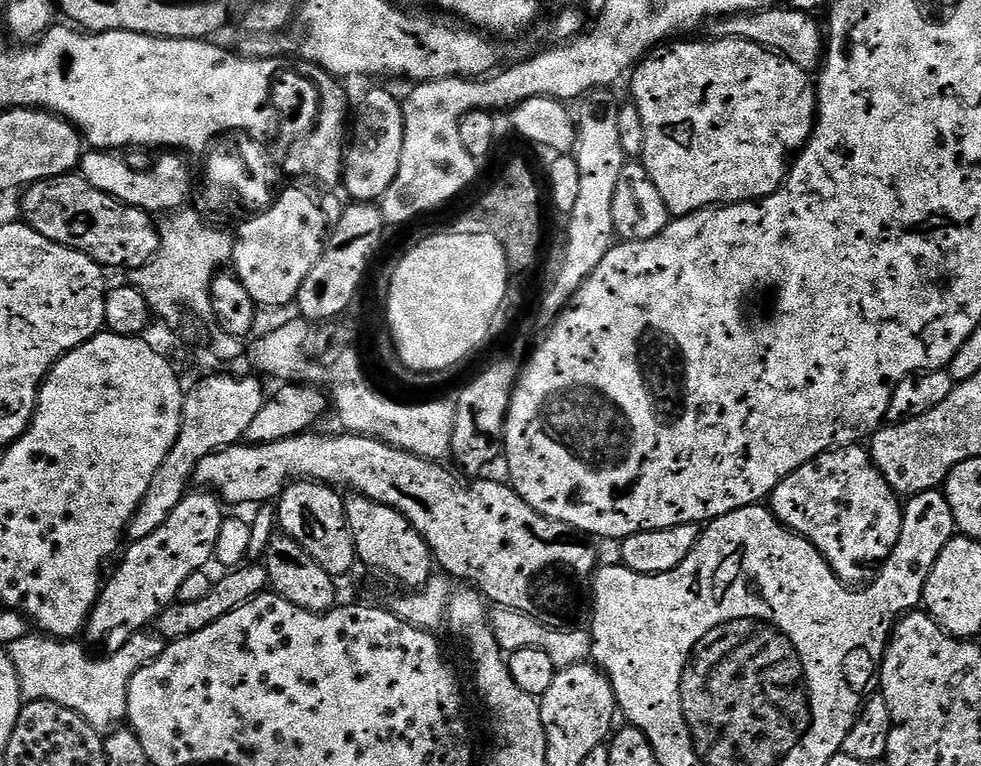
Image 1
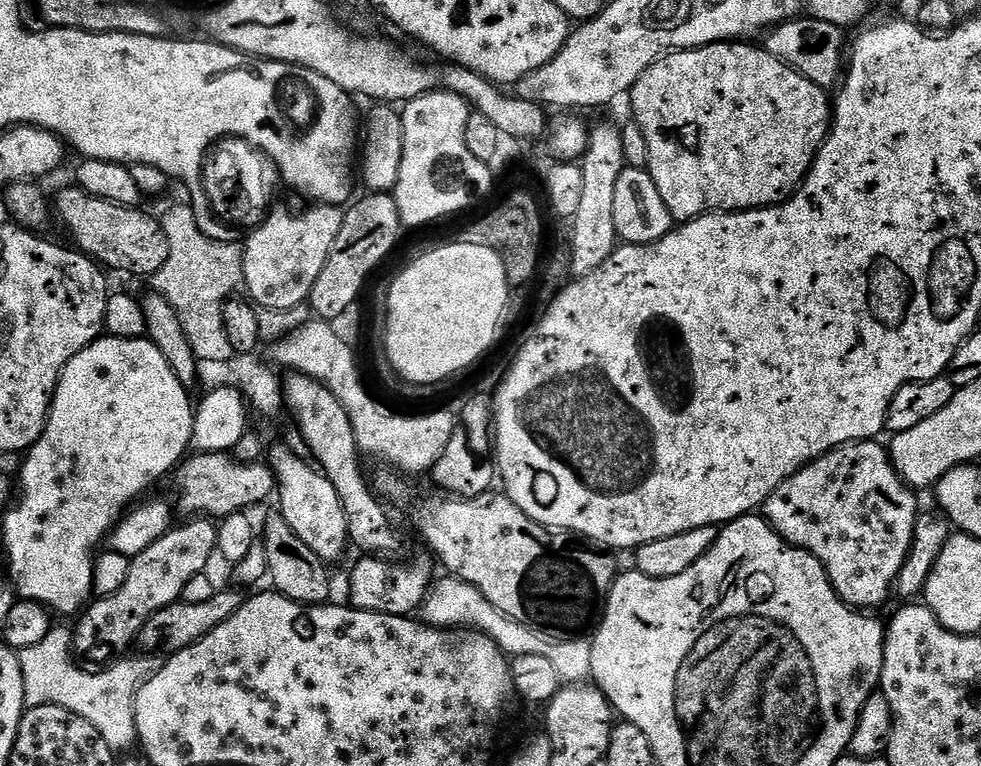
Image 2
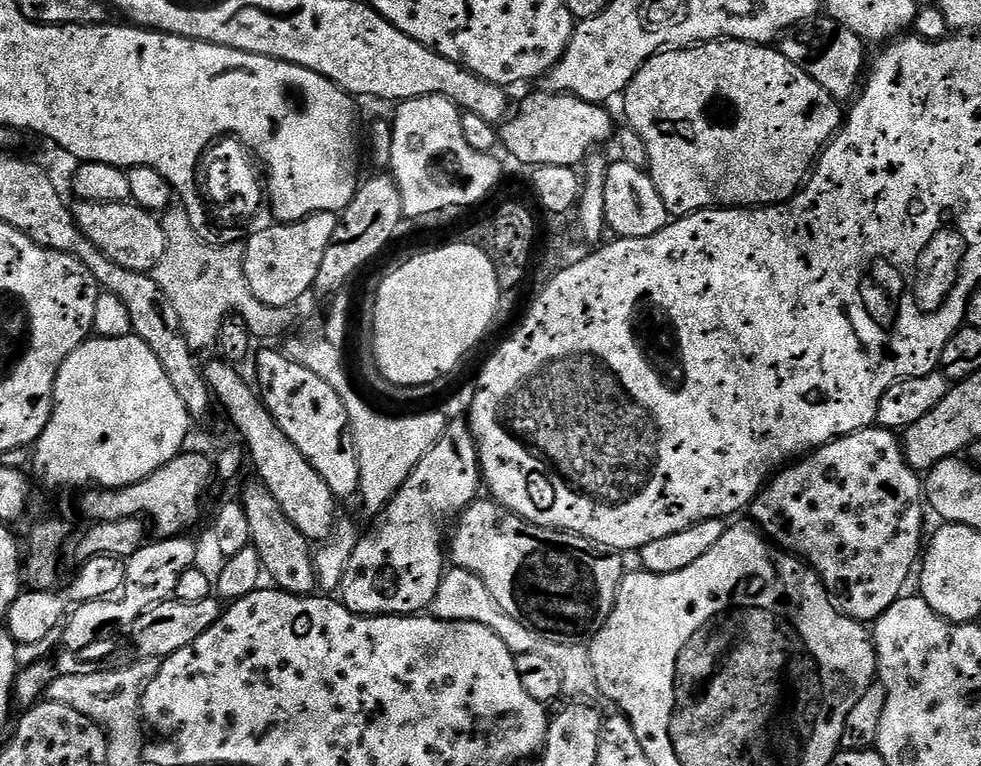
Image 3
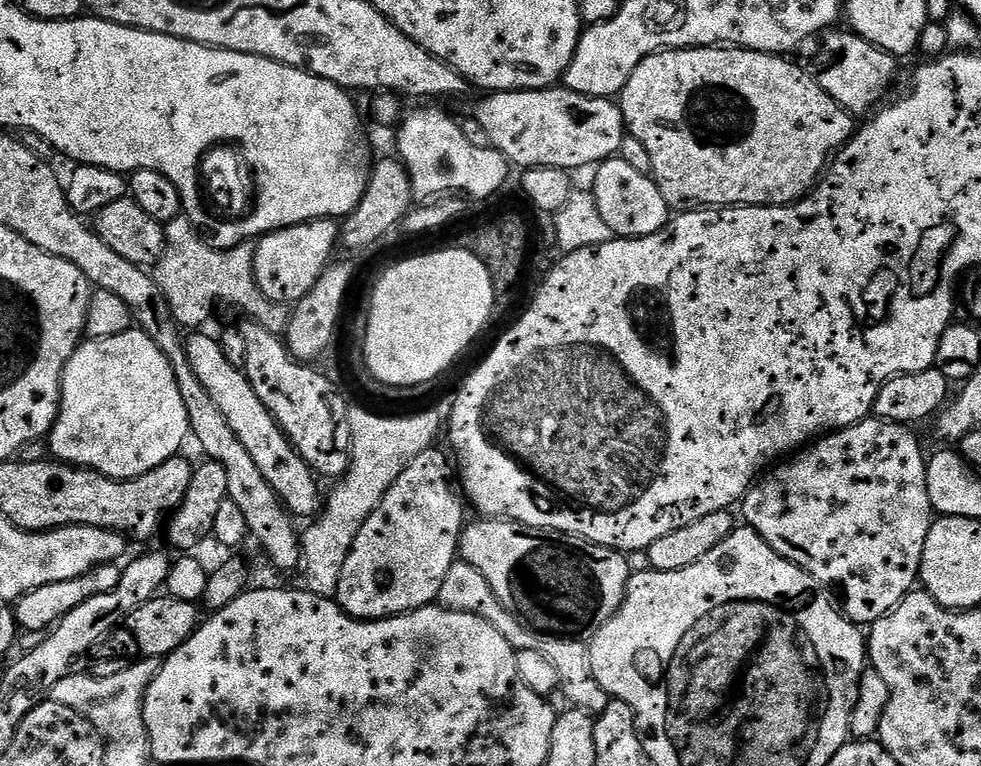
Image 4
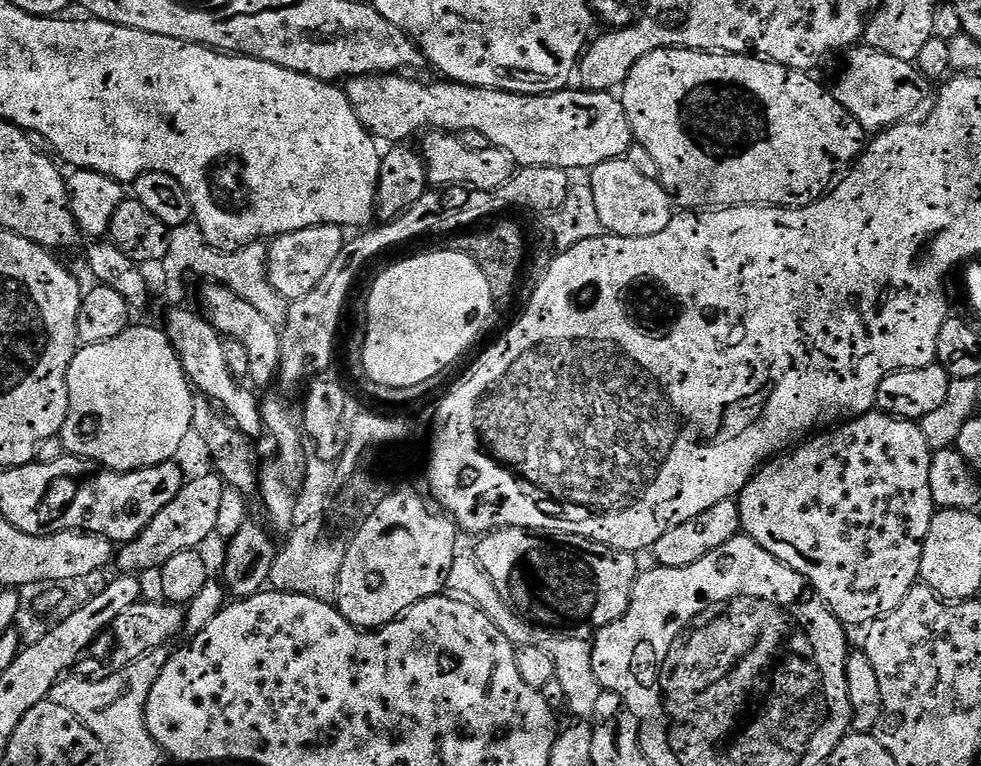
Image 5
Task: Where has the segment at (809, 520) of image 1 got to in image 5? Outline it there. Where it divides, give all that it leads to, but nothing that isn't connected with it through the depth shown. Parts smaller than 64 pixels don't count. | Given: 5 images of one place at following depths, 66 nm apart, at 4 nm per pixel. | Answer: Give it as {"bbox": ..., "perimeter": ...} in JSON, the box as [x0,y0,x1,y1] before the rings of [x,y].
{"bbox":[738,410,938,626],"perimeter":[[[879,410],[855,417],[831,430],[821,431],[797,443],[791,450],[777,454],[771,460],[761,463],[756,475],[738,494],[741,529],[754,542],[758,542],[758,546],[774,554],[774,558],[778,558],[786,566],[790,566],[798,574],[807,578],[812,589],[816,591],[817,597],[828,605],[829,610],[840,619],[841,624],[867,626],[872,621],[879,620],[881,616],[890,614],[890,610],[894,610],[898,602],[902,602],[902,598],[906,598],[906,594],[920,580],[922,550],[926,542],[926,534],[930,534],[930,522],[938,511],[934,498],[930,494],[930,462],[933,451],[926,442],[926,434],[922,434],[917,421],[900,420],[897,416],[888,416]]]}

